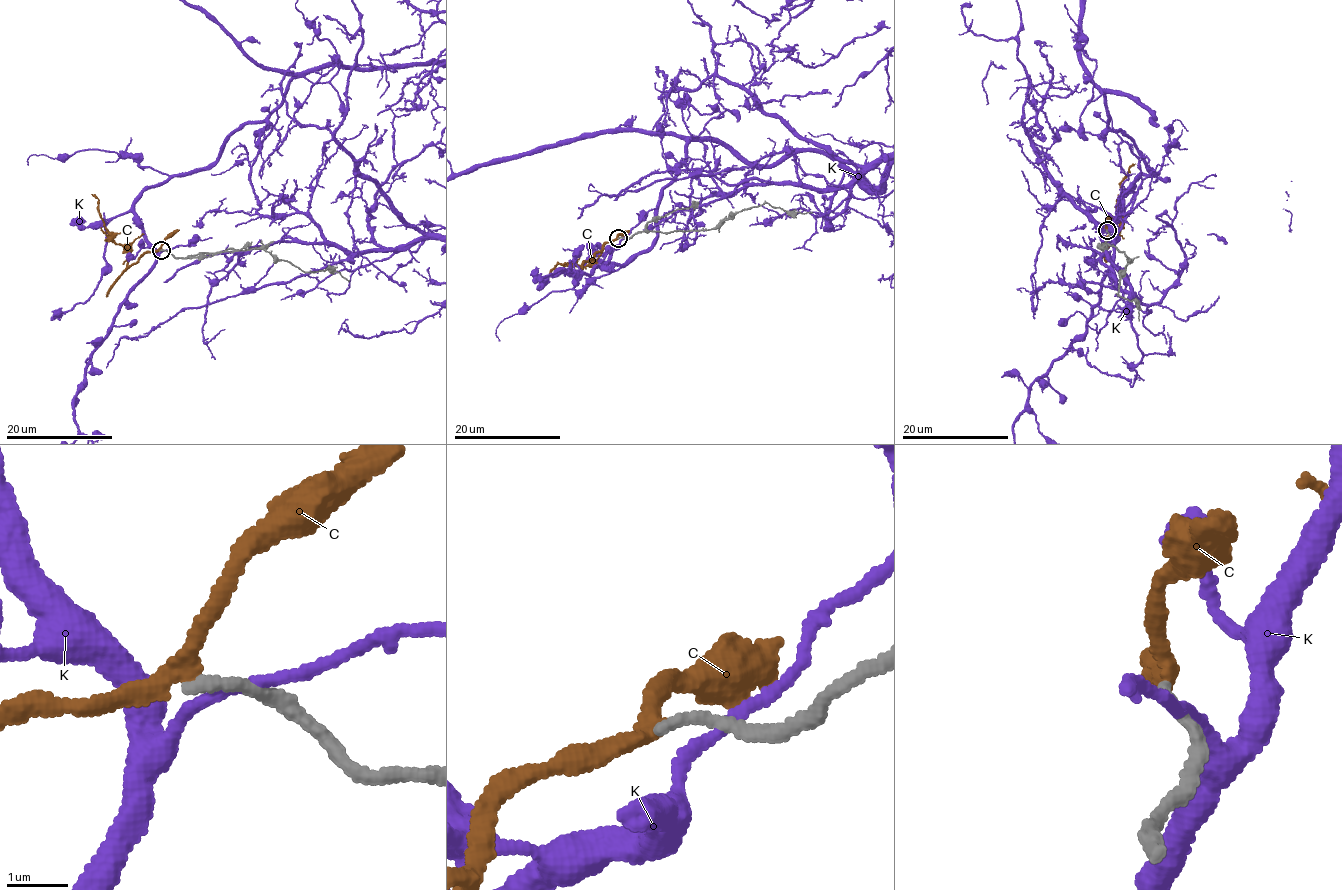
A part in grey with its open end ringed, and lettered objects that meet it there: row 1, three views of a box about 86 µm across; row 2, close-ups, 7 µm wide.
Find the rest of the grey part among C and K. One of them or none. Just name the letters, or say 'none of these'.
C

